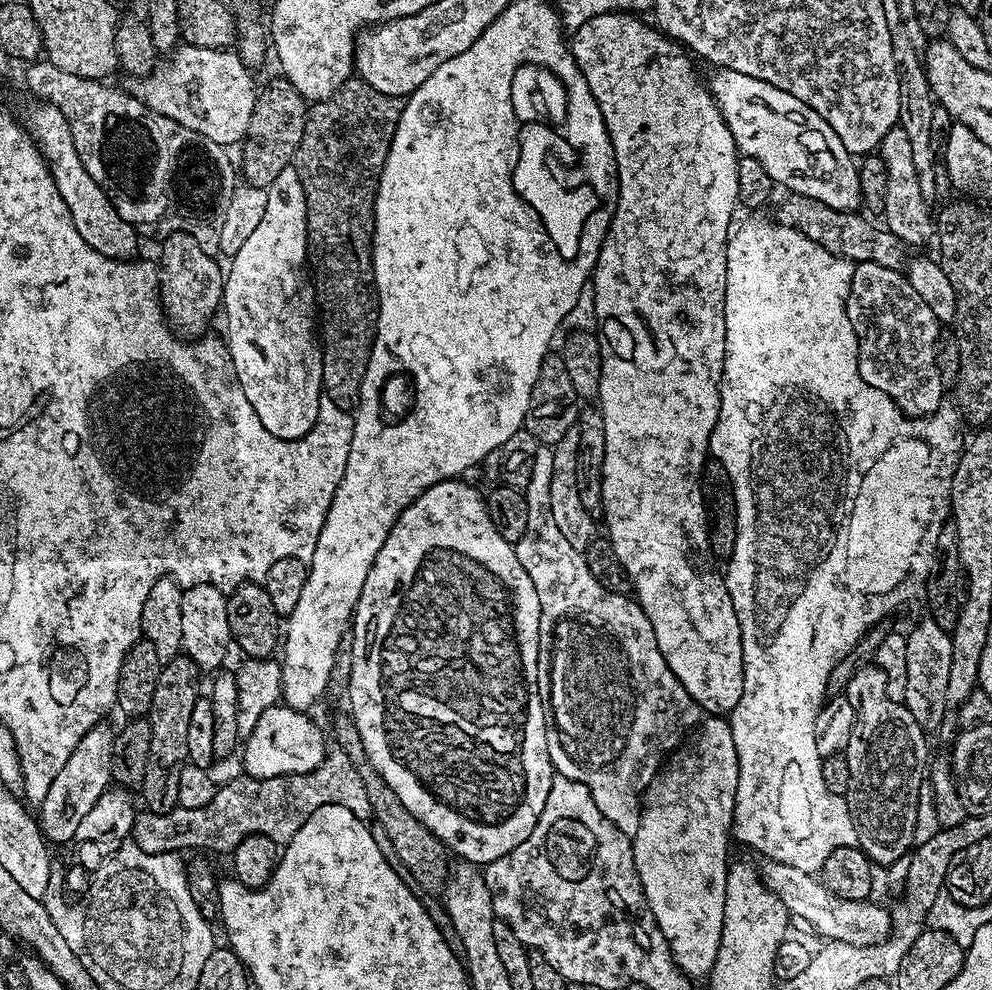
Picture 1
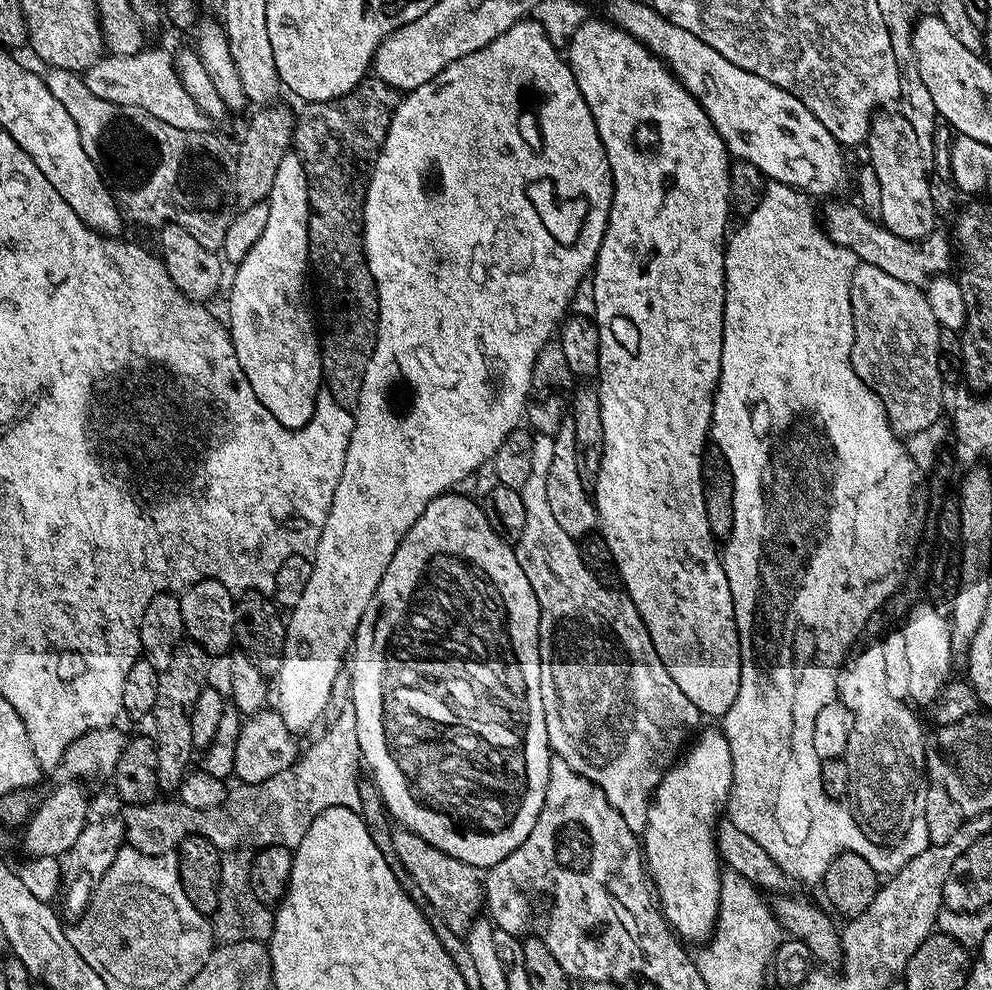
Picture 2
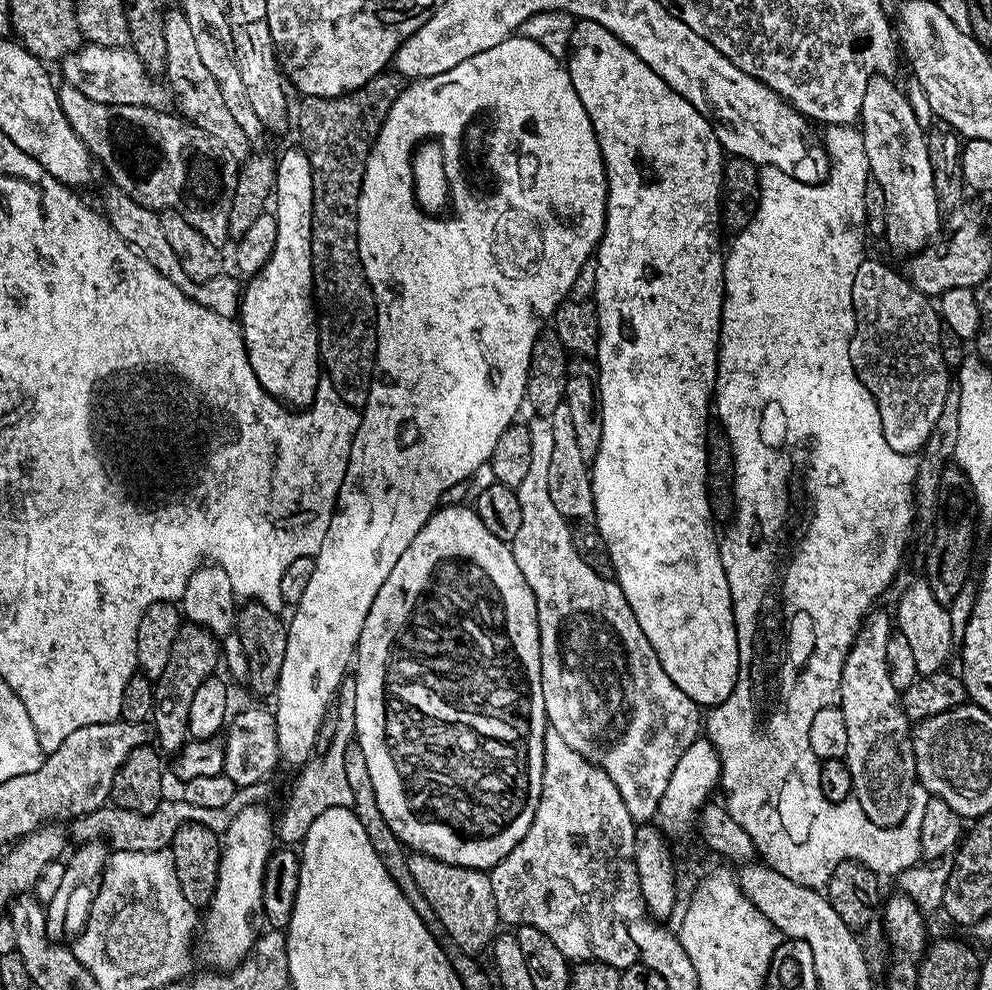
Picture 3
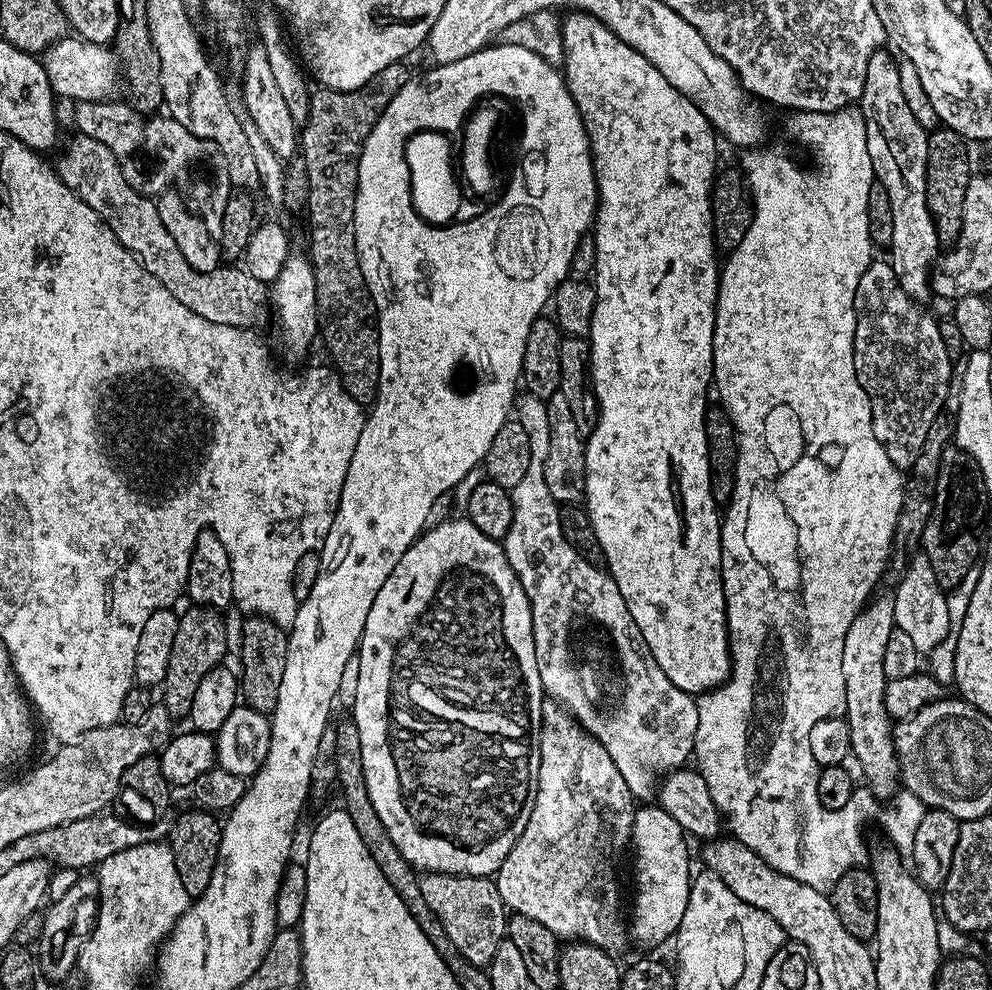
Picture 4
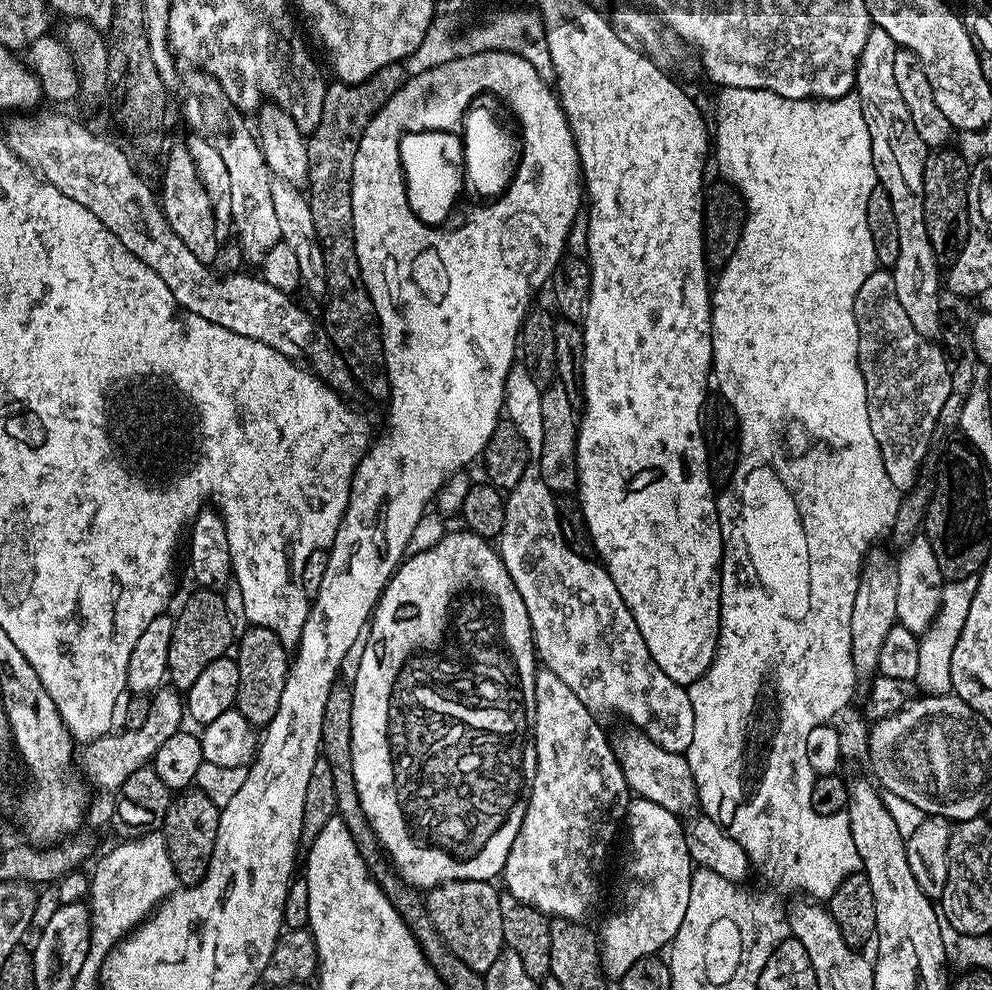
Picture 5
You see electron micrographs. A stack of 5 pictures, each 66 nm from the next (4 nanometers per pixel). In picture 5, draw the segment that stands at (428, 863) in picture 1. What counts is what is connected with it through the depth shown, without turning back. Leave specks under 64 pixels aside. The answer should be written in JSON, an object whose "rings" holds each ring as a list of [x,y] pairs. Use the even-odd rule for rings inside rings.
{"rings":[[[455,880],[440,884],[437,888],[429,888],[426,892],[430,922],[434,922],[438,934],[442,934],[446,946],[450,946],[450,950],[454,950],[454,954],[458,954],[458,958],[462,958],[462,962],[466,962],[466,966],[470,966],[470,970],[481,974],[490,970],[494,958],[498,958],[498,954],[505,951],[506,948],[502,934],[501,893],[496,892],[496,886],[495,883],[486,880]]]}

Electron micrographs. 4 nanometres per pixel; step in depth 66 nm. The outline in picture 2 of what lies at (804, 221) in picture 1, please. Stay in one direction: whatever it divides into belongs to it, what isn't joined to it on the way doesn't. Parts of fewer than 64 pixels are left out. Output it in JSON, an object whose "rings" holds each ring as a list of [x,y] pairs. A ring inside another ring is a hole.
{"rings":[[[832,204],[828,208],[828,224],[826,220],[826,231],[831,240],[835,240],[837,244],[843,248],[848,248],[856,255],[857,261],[870,266],[878,266],[878,270],[886,270],[886,274],[891,274],[893,278],[898,278],[898,282],[906,282],[917,286],[927,285],[933,276],[943,276],[949,271],[948,268],[952,264],[952,256],[954,260],[954,248],[951,243],[948,244],[944,240],[940,240],[939,231],[933,230],[919,241],[917,252],[912,252],[914,248],[913,241],[902,238],[898,234],[894,234],[889,228],[881,226],[877,221],[868,217],[864,209],[852,204]]]}

